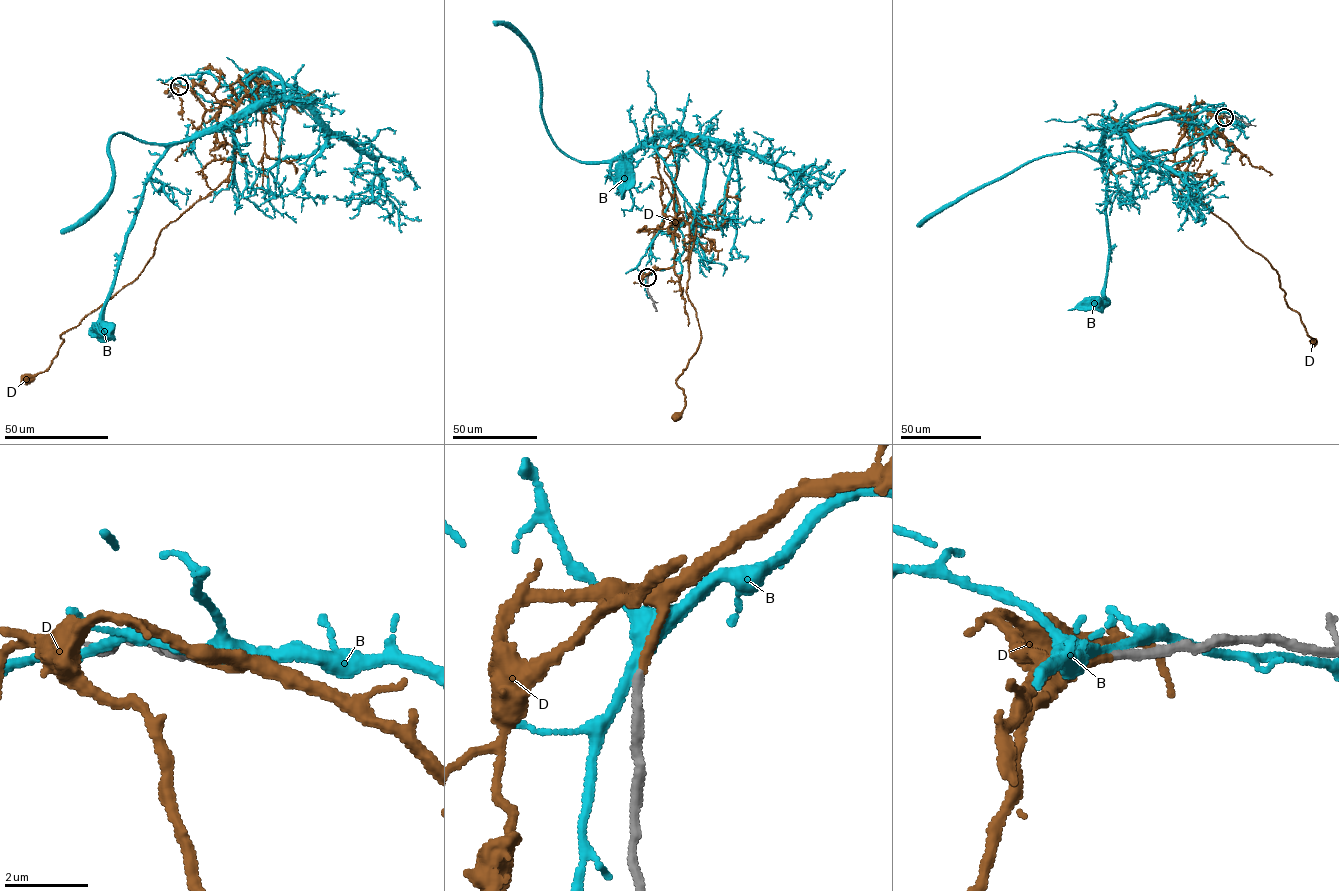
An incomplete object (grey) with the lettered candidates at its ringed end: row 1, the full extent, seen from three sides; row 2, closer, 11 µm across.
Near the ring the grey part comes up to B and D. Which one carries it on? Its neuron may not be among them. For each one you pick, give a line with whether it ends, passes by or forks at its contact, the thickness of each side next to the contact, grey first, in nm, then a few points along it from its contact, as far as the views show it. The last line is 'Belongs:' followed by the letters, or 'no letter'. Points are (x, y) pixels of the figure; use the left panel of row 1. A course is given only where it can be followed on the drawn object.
D: it ends | 200/200 nm | via (179, 86), (208, 109), (235, 103), (230, 173), (162, 230), (137, 278), (61, 334), (50, 366), (26, 378)
Belongs: D

